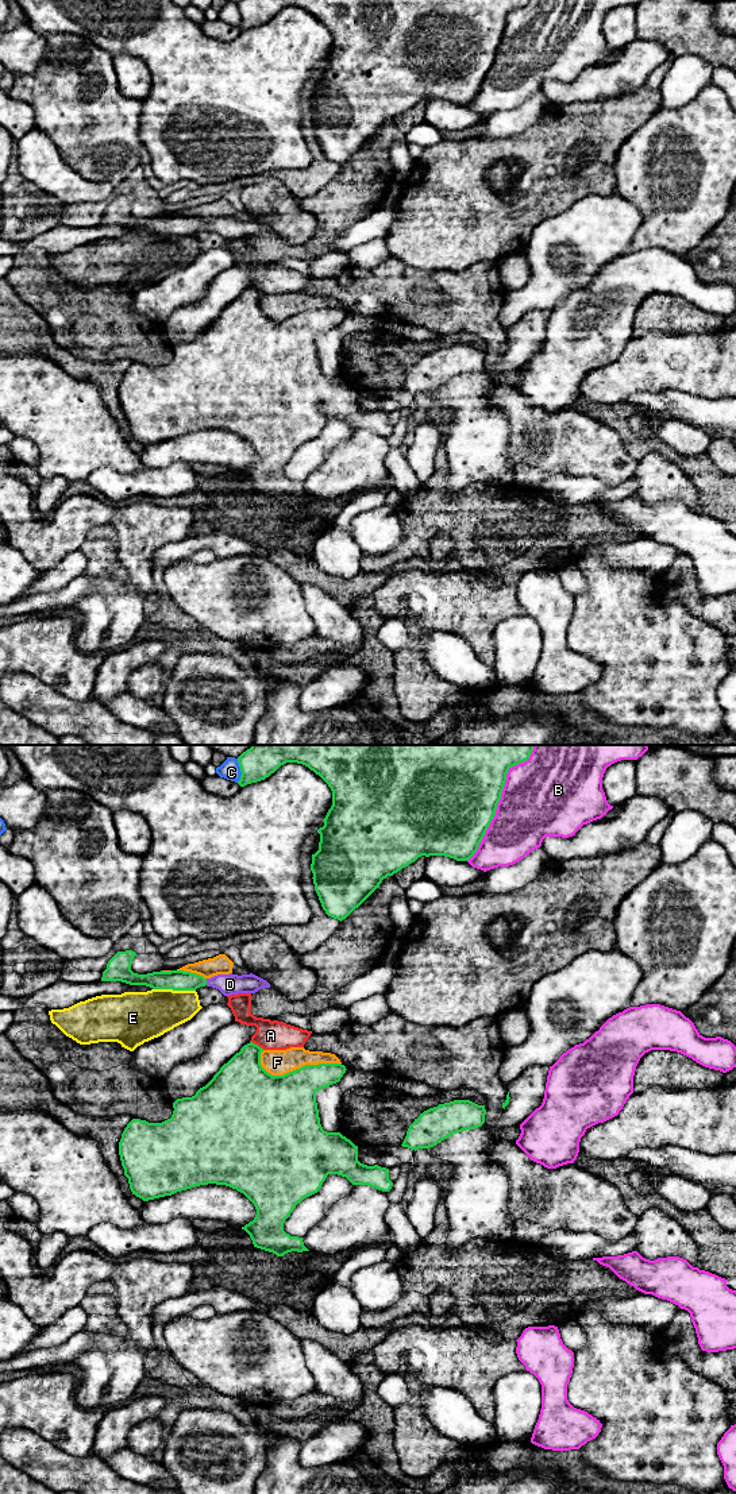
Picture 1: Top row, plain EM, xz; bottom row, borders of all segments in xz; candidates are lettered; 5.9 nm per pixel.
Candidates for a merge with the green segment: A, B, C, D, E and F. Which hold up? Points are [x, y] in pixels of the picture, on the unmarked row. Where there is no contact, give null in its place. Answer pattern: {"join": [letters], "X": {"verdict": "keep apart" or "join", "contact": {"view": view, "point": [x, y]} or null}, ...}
{"join": ["D"], "A": {"verdict": "keep apart", "contact": {"view": "xz", "point": [257, 289]}}, "B": {"verdict": "keep apart", "contact": {"view": "xz", "point": [496, 50]}}, "C": {"verdict": "keep apart", "contact": {"view": "xz", "point": [241, 15]}}, "D": {"verdict": "join", "contact": {"view": "xz", "point": [205, 226]}}, "E": {"verdict": "keep apart", "contact": {"view": "xz", "point": [174, 234]}}, "F": {"verdict": "keep apart", "contact": {"view": "xz", "point": [295, 315]}}}

